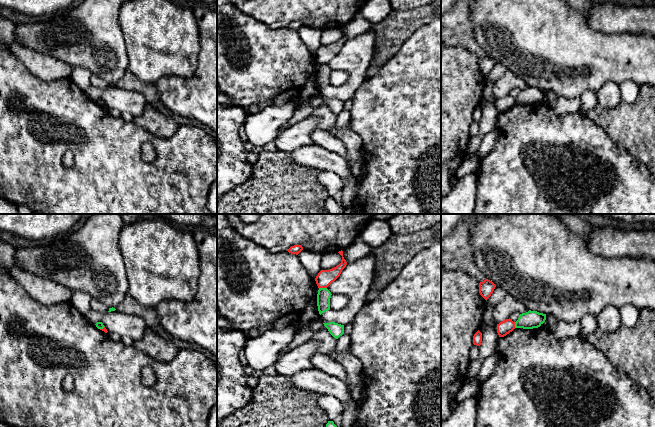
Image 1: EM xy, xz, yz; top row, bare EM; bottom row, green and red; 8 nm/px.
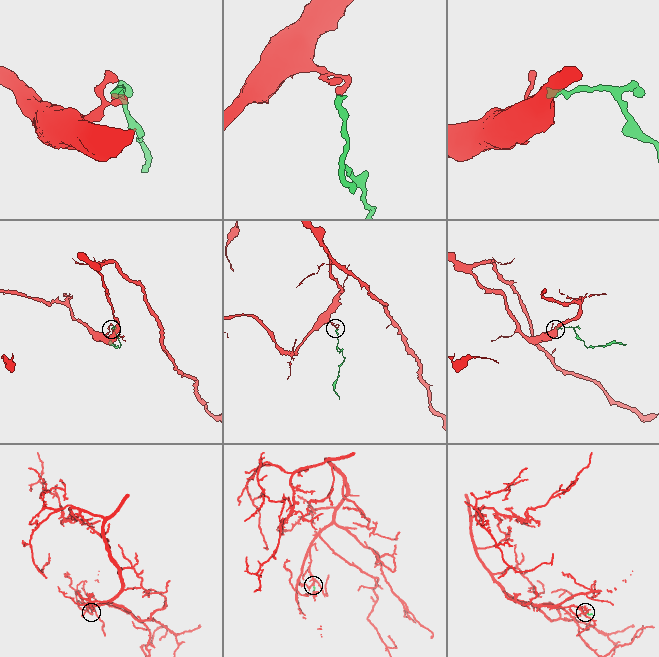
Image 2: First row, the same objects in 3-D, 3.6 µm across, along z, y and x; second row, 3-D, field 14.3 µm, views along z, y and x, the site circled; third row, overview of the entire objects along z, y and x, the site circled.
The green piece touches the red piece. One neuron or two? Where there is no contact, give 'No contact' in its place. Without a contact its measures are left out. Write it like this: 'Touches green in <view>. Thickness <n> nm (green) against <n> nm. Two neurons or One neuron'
Touches green in xz. Thickness 110 nm (green) against 130 nm. Two neurons

